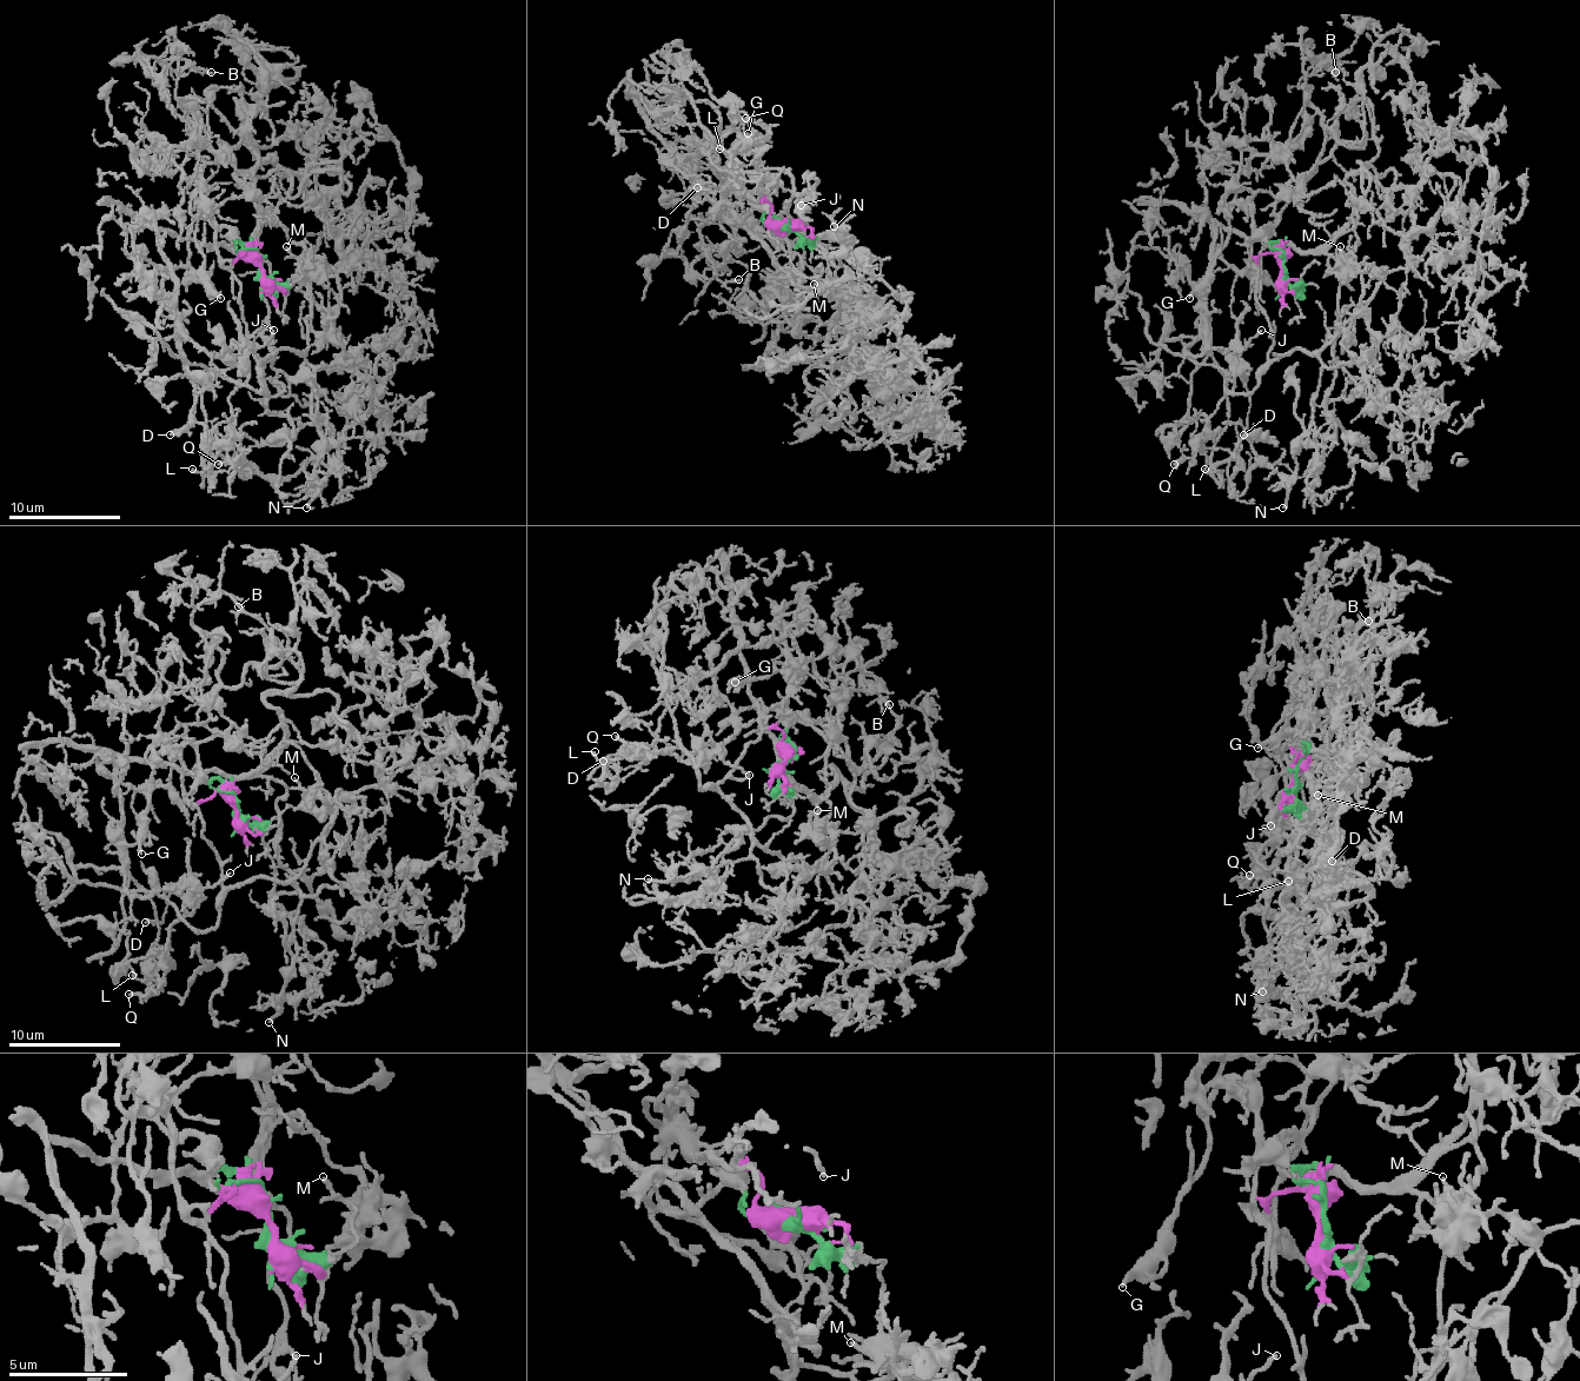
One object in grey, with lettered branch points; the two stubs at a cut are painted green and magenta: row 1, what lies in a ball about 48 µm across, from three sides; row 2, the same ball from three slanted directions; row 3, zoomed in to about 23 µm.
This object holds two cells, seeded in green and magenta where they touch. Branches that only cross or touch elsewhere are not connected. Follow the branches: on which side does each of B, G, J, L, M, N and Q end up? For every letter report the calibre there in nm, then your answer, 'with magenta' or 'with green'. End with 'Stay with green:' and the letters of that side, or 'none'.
B: calibre 190 nm; with green
G: calibre 240 nm; with magenta
J: calibre 130 nm; with magenta
L: calibre 180 nm; with magenta
M: calibre 110 nm; with green
N: calibre 200 nm; with magenta
Q: calibre 220 nm; with magenta
Stay with green: B, M

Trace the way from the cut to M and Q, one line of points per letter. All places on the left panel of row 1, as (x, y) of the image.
M: (259, 265), (228, 228), (192, 224), (188, 237), (241, 251), (270, 218), (304, 251), (286, 246)
Q: (259, 265), (241, 254), (231, 269), (264, 391), (237, 383), (228, 399), (231, 438), (239, 458), (217, 463)

